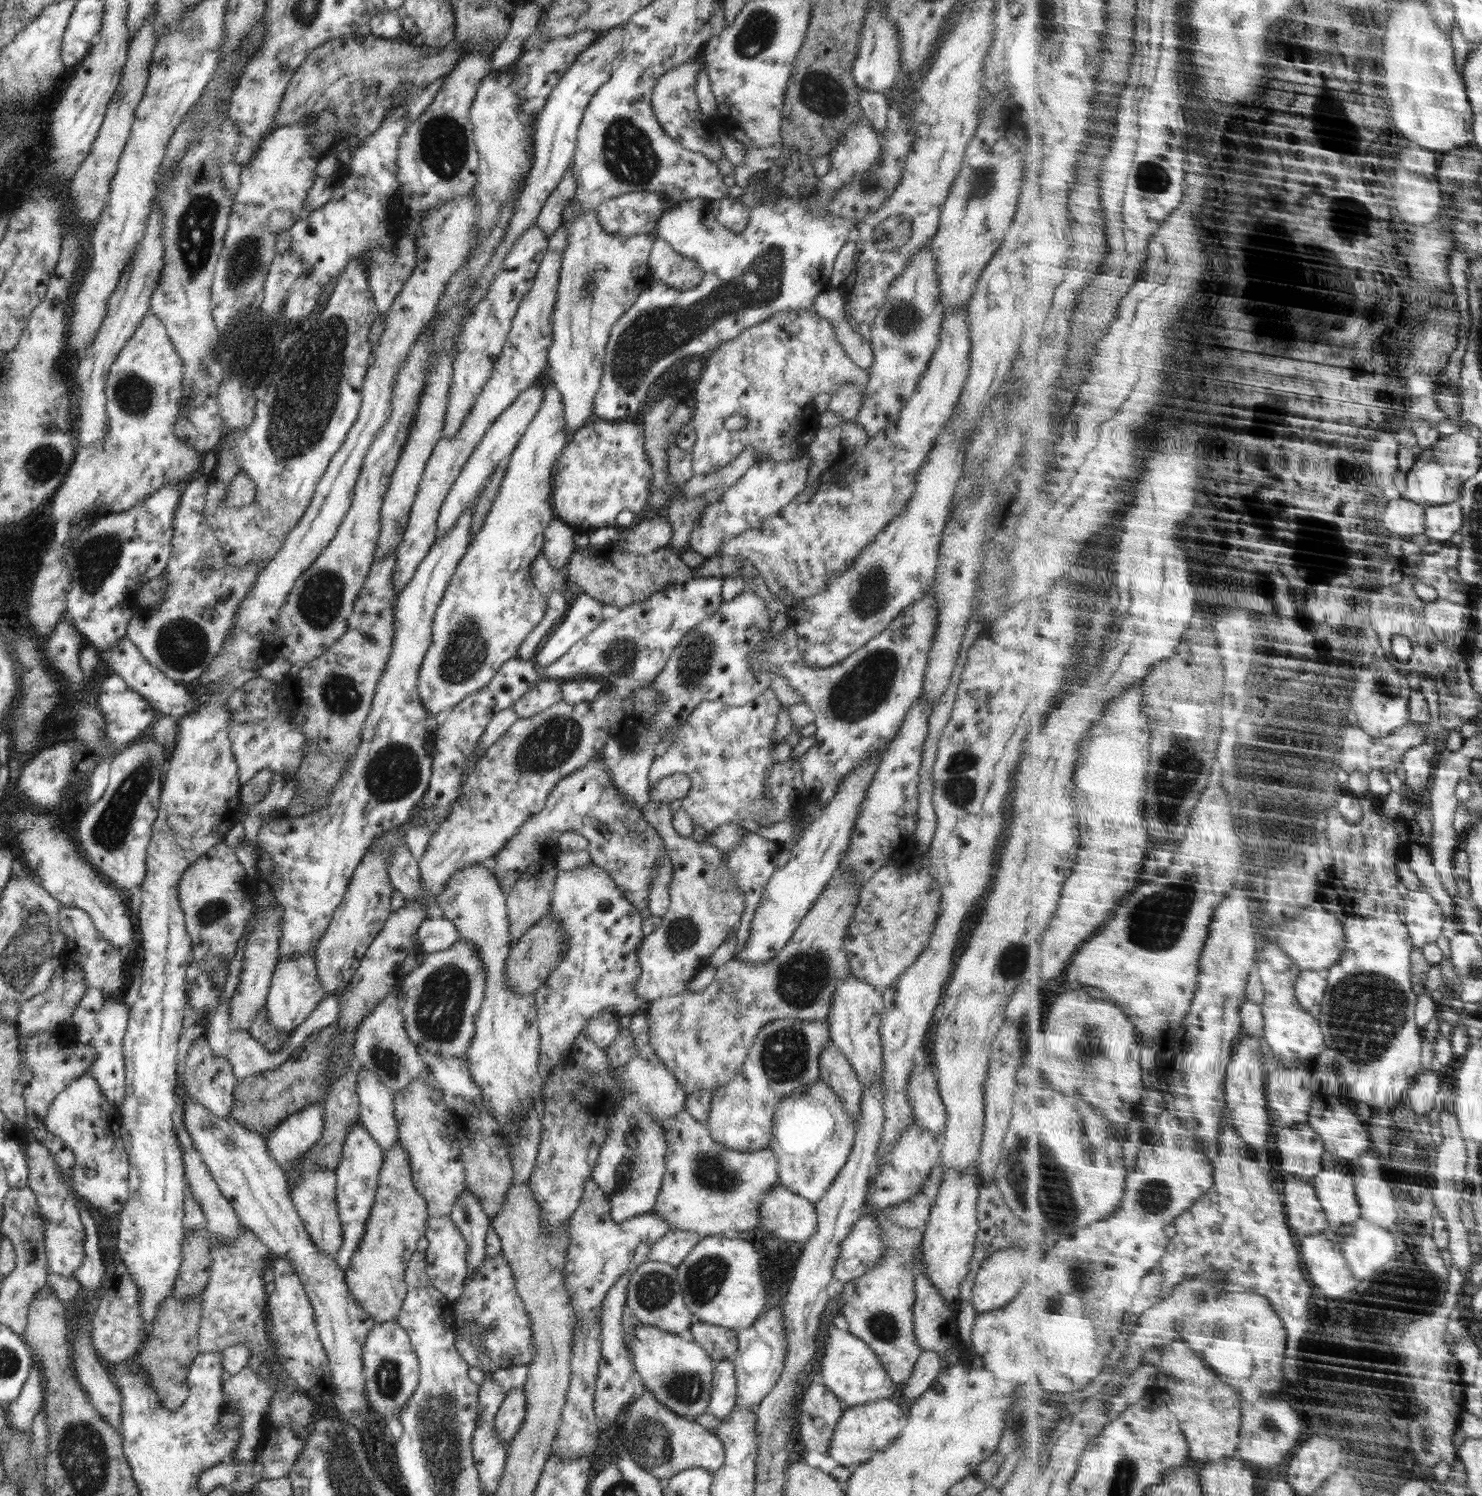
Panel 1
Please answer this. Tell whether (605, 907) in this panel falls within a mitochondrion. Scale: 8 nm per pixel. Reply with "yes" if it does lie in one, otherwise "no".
no

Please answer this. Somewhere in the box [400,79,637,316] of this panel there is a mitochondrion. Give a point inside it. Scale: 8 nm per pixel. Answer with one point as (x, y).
(442, 144)

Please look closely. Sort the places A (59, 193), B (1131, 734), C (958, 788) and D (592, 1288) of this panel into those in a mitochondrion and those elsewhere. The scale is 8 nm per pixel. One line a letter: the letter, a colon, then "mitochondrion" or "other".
A: other
B: other
C: mitochondrion
D: other

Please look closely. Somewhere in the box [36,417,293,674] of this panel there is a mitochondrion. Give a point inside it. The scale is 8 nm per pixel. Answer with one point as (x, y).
(95, 560)

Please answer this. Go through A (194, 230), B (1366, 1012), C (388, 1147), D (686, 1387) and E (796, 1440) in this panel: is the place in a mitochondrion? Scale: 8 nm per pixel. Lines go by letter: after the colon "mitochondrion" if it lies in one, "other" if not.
A: mitochondrion
B: mitochondrion
C: other
D: mitochondrion
E: other

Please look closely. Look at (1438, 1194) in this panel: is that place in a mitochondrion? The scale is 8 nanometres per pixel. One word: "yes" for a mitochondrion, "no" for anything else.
no

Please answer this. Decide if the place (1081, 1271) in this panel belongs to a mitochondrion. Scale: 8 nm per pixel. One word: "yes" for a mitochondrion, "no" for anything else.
yes

